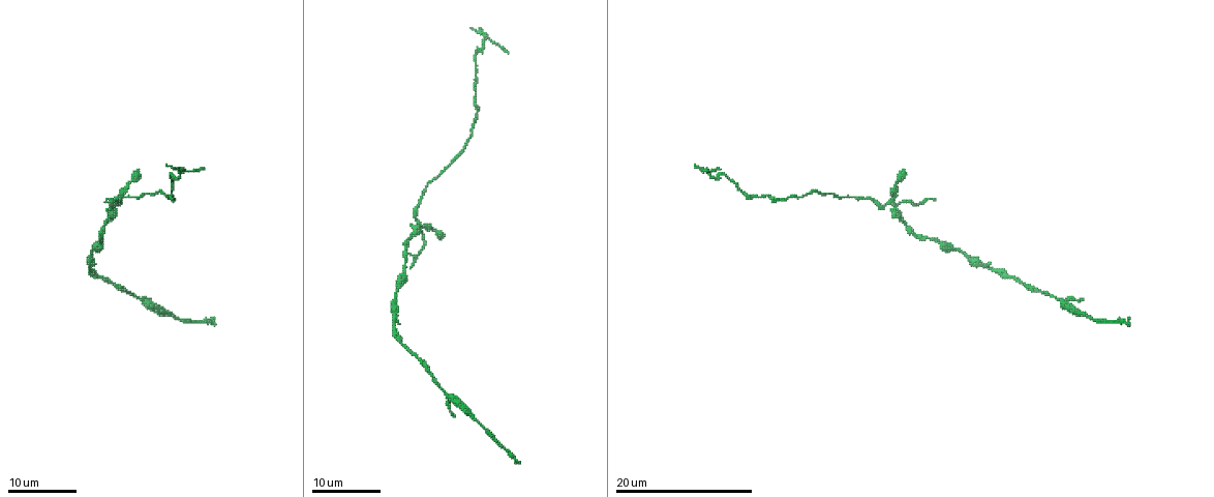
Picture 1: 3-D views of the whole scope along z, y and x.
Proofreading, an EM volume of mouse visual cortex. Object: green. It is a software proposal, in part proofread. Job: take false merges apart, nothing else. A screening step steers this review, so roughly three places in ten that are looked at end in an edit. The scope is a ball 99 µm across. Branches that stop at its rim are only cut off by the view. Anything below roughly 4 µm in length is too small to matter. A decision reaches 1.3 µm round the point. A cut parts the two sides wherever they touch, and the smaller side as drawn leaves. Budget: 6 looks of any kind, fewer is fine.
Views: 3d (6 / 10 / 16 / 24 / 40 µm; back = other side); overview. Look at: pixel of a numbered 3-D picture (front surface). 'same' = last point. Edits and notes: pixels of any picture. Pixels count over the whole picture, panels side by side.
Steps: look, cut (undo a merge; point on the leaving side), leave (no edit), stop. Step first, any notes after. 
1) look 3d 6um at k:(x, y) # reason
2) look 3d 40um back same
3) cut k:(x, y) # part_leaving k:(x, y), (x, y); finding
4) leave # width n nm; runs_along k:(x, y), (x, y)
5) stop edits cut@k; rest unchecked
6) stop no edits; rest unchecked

look 3d 16um at 1:(967, 256) # sudden change in width

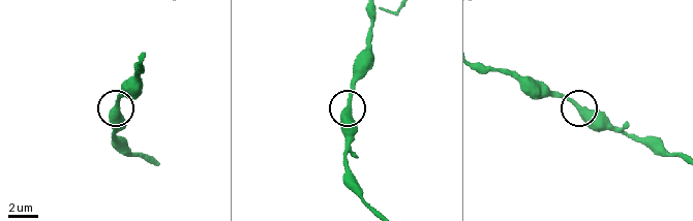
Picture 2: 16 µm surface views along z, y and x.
look 3d 6um at 2:(349, 113)

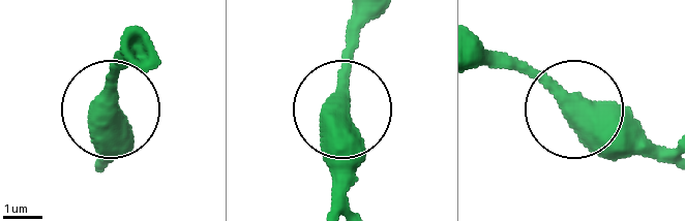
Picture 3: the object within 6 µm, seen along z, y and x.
leave # one neuron here

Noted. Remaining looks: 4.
look 3d 16um at 1:(418, 222) # three-way junction

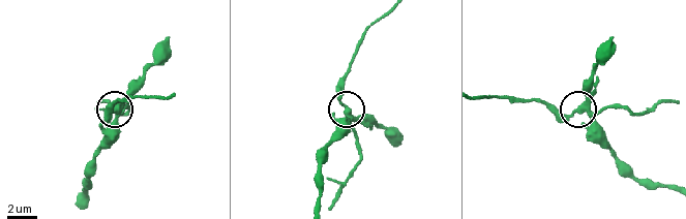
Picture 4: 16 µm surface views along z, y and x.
look 3d 10um at 4:(116, 106)

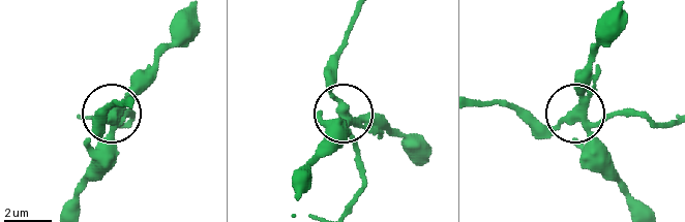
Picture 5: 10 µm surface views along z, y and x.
cut 5:(360, 153) # arms 3; part_leaving 5:(344, 117), (331, 66), (348, 42), (351, 19); two neurons meet here

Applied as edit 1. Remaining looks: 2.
look overview

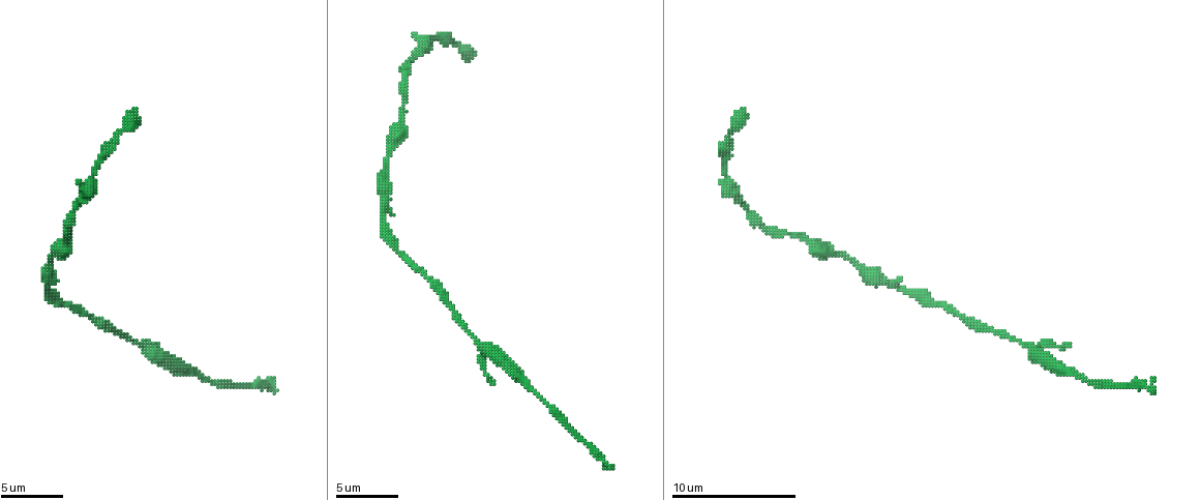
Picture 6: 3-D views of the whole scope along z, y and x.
look 3d 16um at 6:(404, 70)

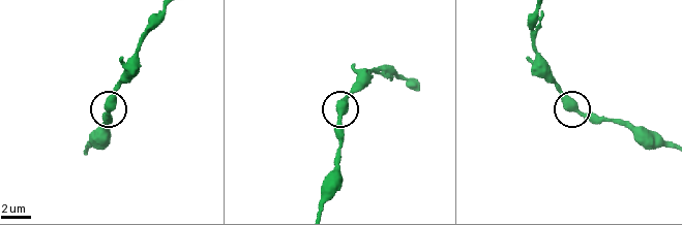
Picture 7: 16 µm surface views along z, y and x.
leave # continuous, no second neuron

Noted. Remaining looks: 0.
stop edits cut@5; rest unchecked

